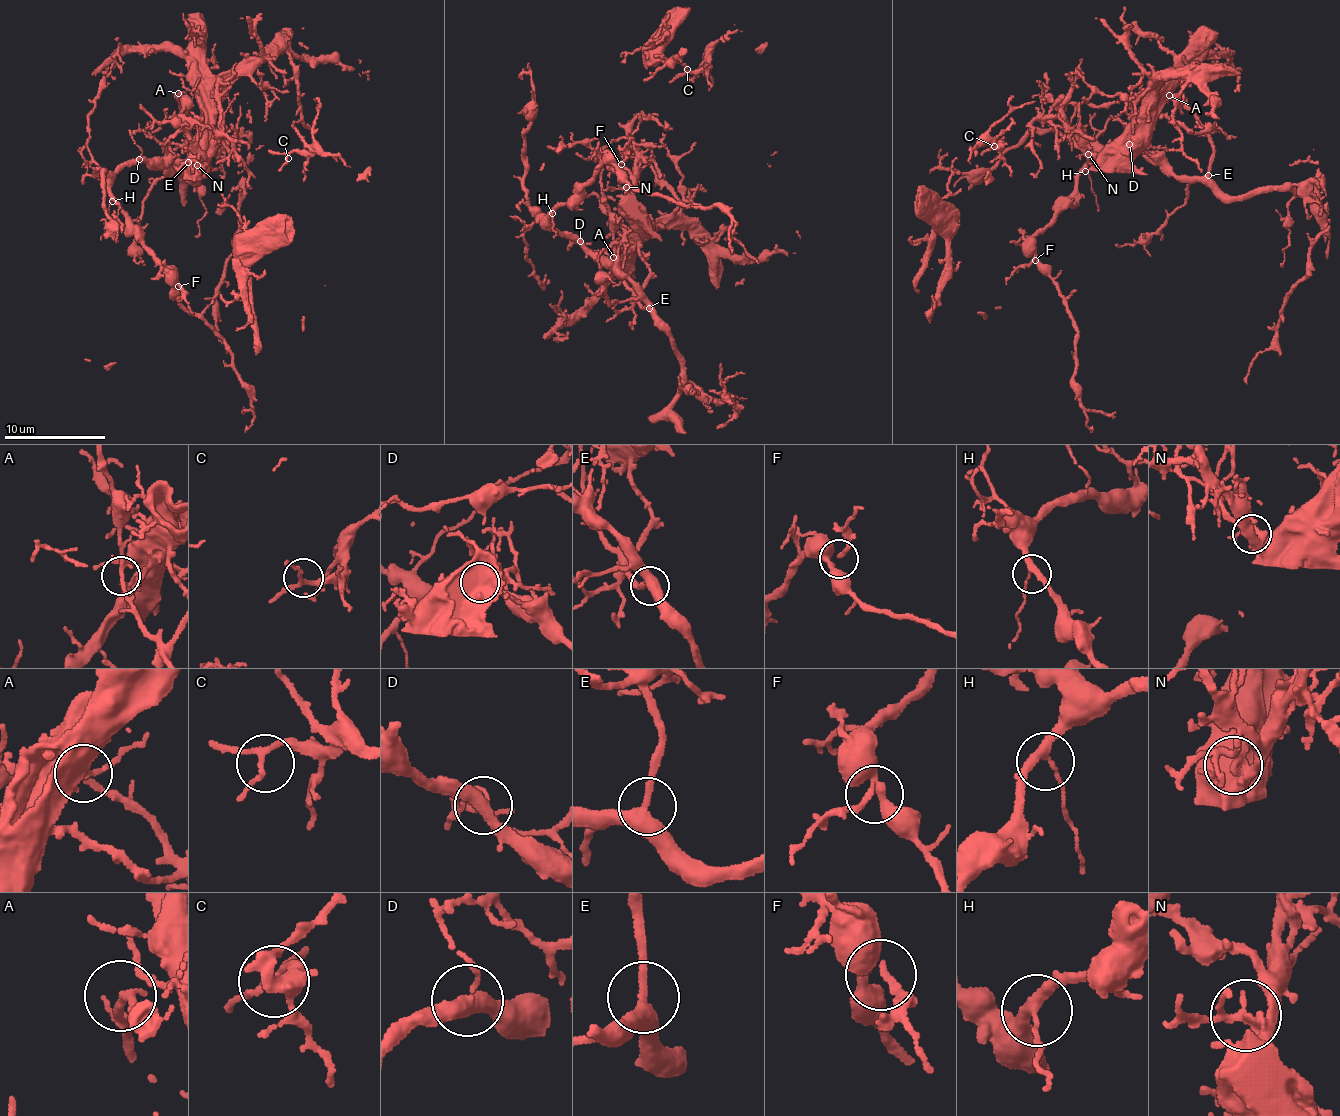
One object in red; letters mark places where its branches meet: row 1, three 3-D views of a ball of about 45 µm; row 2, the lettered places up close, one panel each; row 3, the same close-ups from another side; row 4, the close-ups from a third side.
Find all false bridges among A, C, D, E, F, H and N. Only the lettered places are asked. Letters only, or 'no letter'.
A, D

